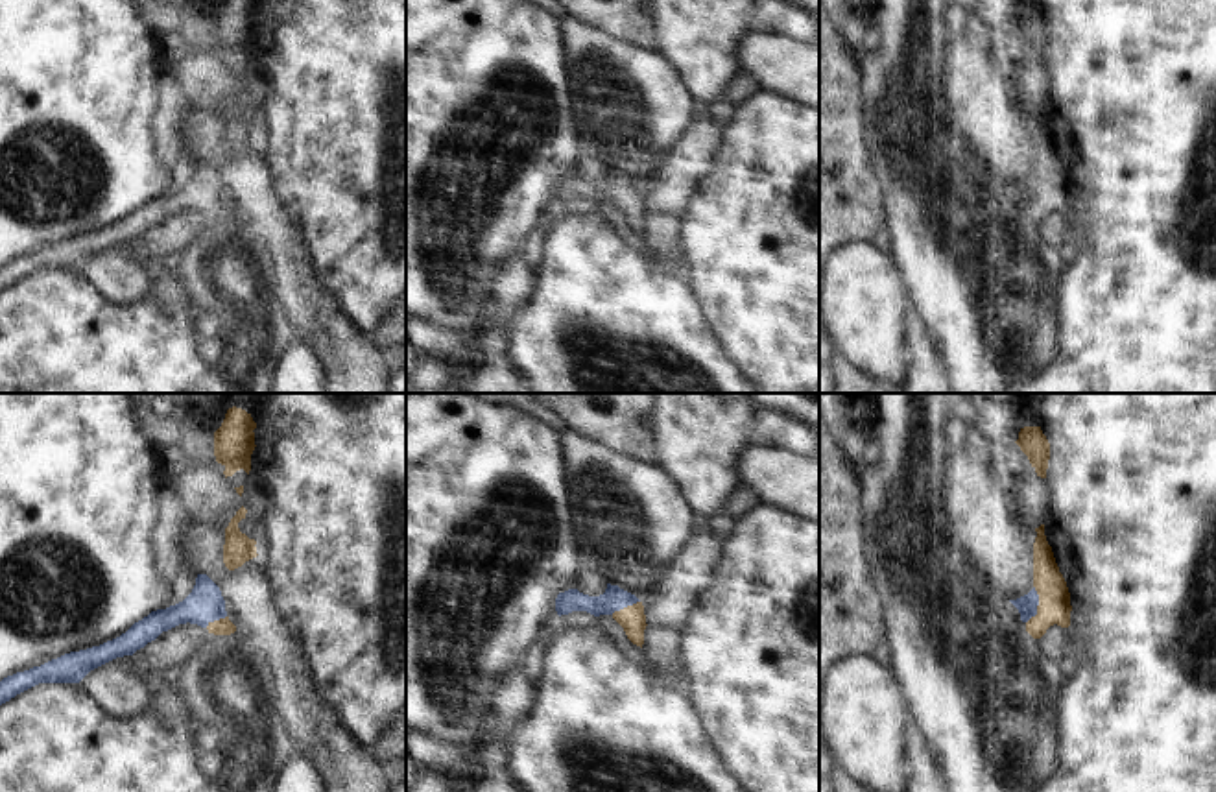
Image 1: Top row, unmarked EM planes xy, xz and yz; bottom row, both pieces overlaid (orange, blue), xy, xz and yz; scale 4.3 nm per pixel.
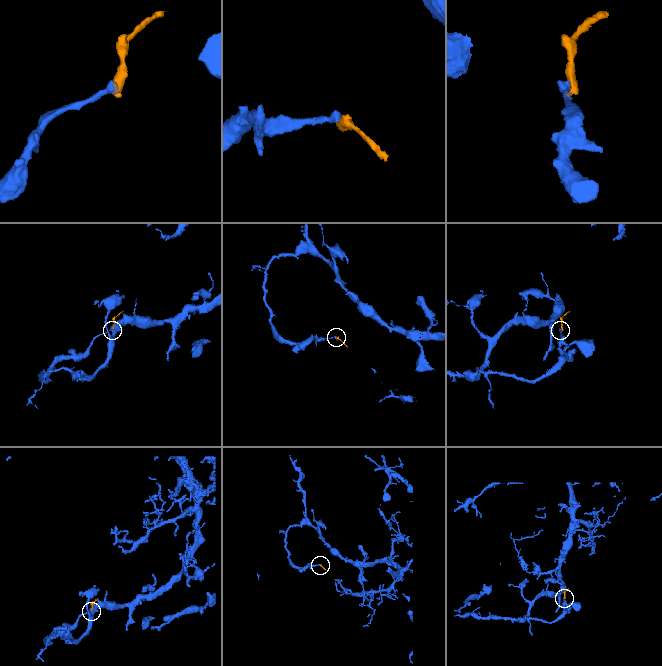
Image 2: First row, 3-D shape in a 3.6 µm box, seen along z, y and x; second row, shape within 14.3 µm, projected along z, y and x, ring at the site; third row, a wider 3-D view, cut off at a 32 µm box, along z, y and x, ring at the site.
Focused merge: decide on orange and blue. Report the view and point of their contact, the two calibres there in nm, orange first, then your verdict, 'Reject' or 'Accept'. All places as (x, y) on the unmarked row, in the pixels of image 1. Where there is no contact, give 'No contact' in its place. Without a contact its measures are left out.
Touches orange at yz (1039, 191). Thickness 140 nm (orange) against 90 nm. Accept

